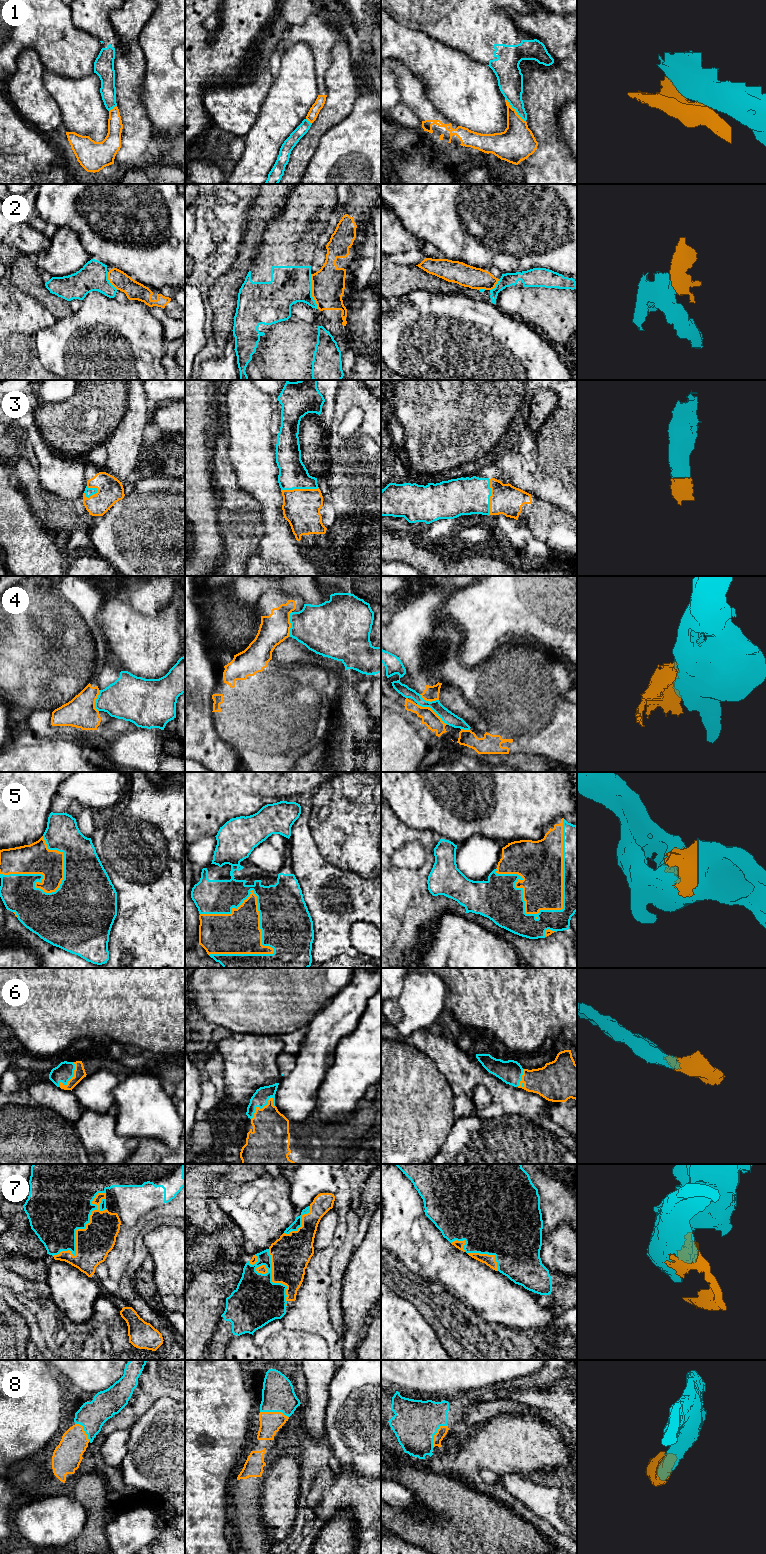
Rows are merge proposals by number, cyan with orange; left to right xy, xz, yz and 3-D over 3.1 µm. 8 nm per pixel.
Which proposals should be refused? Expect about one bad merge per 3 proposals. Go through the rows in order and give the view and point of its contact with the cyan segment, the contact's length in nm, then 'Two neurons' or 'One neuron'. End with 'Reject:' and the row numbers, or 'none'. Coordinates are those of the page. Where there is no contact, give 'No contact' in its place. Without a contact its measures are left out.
1: Touches cyan at yz (515, 109). Shared border 260 nm. Two neurons
2: Touches cyan at xz (311, 291). Shared border 280 nm. Two neurons
3: Touches cyan at xz (299, 488). Shared border 300 nm. One neuron
4: Touches cyan at yz (432, 709). Shared border 300 nm. Two neurons
5: Touches cyan at yz (563, 882). Shared border 800 nm. One neuron
6: Touches cyan at xz (259, 1107). Shared border 260 nm. One neuron
7: Touches cyan at xy (78, 1228). Shared border 650 nm. One neuron
8: Touches cyan at xz (274, 1411). Shared border 240 nm. One neuron
Reject: 1, 2, 4

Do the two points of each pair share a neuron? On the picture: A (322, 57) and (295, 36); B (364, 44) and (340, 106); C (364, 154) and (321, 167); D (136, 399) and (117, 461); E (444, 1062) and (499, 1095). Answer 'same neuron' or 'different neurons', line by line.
A: same neuron
B: different neurons
C: same neuron
D: same neuron
E: same neuron

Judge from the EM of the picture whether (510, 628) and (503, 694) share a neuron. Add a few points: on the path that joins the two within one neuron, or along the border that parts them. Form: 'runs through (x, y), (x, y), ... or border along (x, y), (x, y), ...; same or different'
border along (507, 639), (505, 641); different

